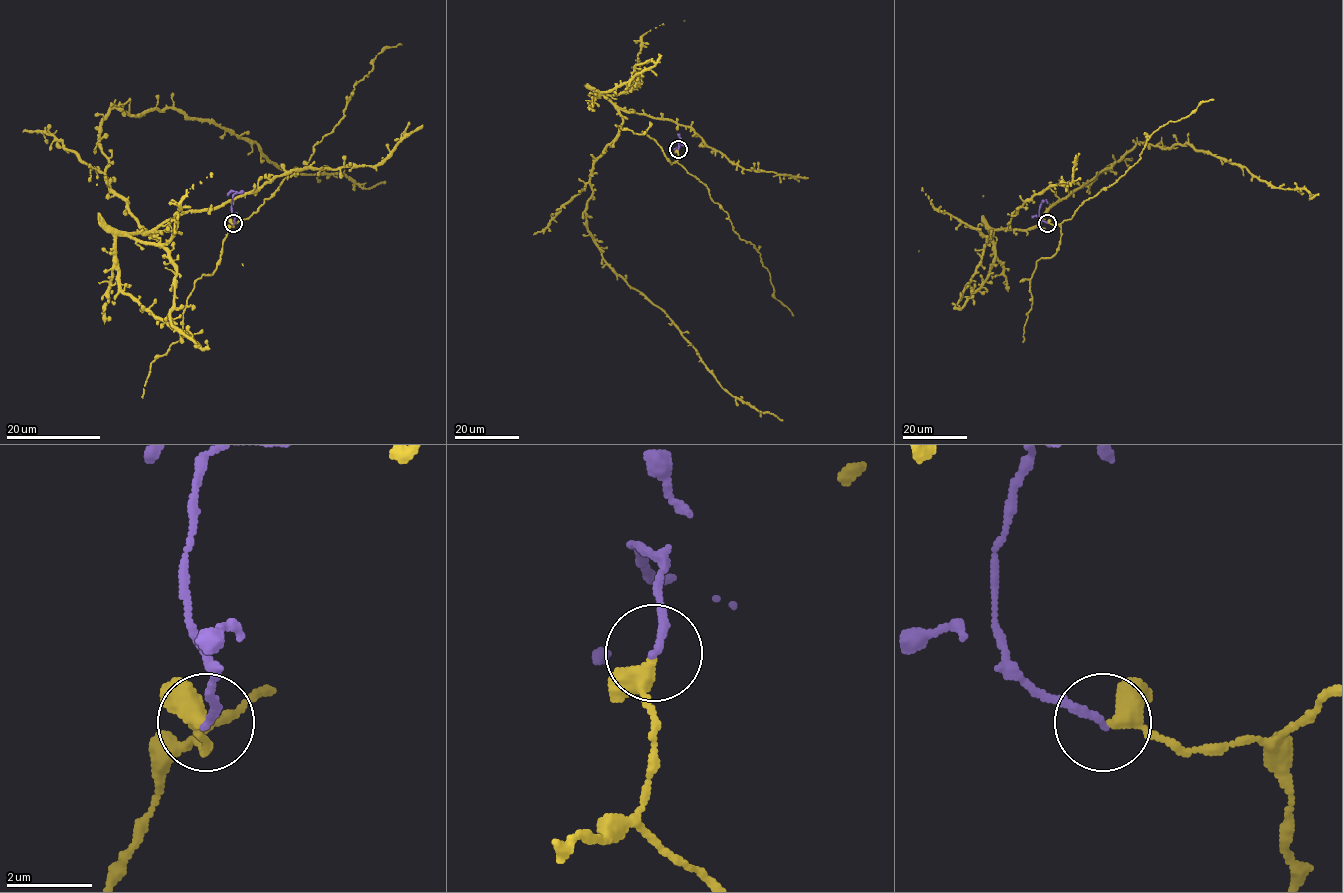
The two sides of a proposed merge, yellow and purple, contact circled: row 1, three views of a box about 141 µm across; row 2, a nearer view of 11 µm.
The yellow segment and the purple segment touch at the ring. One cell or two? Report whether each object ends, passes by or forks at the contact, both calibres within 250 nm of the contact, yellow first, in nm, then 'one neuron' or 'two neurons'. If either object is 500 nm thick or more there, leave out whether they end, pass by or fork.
yellow passes by | purple ends | 320/190 nm | one neuron

